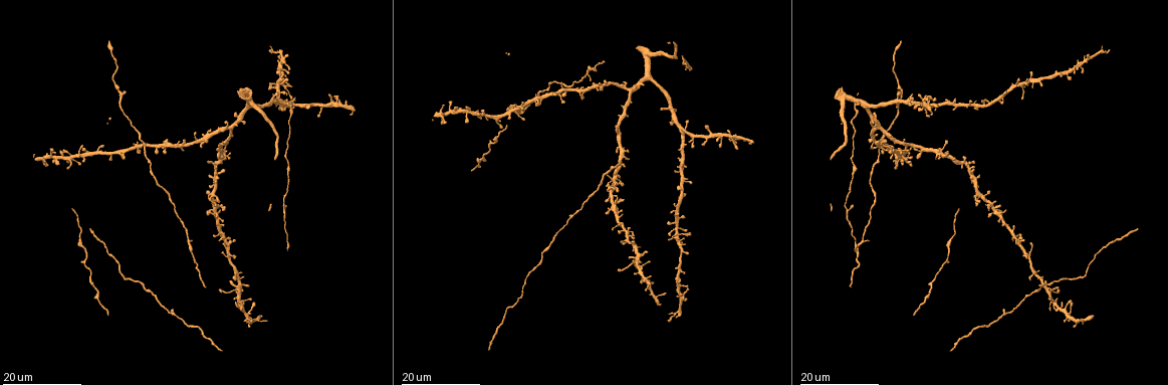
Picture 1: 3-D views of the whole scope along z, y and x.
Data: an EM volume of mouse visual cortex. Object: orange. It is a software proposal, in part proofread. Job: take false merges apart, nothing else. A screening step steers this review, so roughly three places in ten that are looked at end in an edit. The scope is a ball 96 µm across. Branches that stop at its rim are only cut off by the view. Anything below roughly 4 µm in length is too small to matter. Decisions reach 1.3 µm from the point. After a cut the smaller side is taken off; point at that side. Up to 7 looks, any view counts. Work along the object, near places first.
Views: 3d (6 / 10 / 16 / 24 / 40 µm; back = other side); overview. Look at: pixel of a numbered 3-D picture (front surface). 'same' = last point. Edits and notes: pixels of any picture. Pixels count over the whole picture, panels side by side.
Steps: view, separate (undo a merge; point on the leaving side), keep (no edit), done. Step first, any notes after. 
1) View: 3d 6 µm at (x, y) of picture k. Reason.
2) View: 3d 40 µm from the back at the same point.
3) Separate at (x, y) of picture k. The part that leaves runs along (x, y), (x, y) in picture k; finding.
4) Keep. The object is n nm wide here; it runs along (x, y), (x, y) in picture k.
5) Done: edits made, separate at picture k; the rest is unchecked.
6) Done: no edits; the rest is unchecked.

View: 3d 24 µm at (233, 288) of picture 1. Three arms meet.

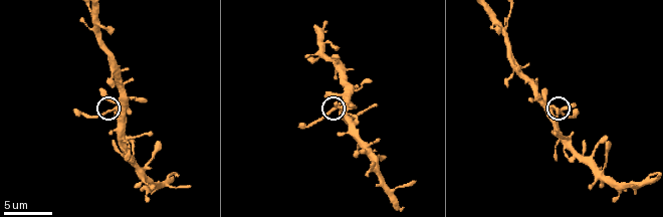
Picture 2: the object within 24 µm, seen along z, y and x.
View: 3d 10 µm at (336, 109) of picture 2.

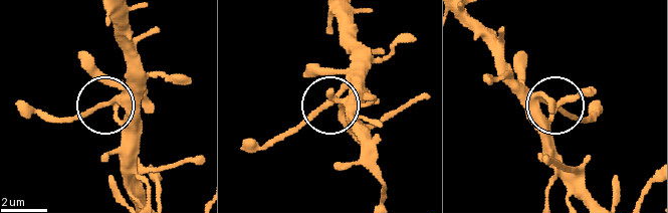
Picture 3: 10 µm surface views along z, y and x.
Keep. The side arm is 17 µm long; it runs along (106, 10), (126, 50), (126, 88), (106, 102), (120, 164) in picture 3; continuous, no second cell.

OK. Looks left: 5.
View: 3d 24 µm at (467, 112) of picture 1. A fork.

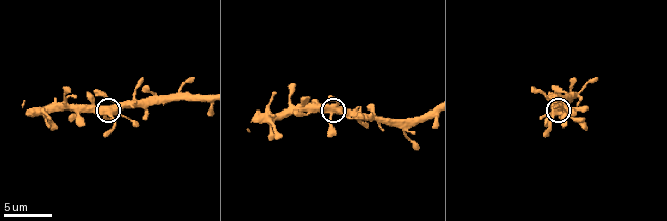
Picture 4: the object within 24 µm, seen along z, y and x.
View: 3d 10 µm at (332, 115) of picture 4. Closer look.

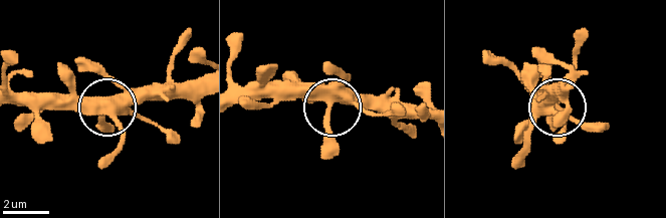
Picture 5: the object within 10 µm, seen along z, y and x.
Keep. All the same cell.

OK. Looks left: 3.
View: 3d 24 µm at (148, 146) of picture 1. Thin arm on a thick one.

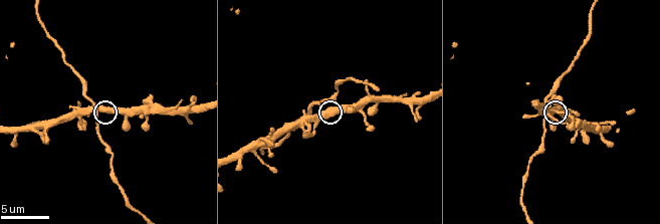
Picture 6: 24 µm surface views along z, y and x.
View: 3d 10 µm at (325, 112) of picture 6. Zoom in.

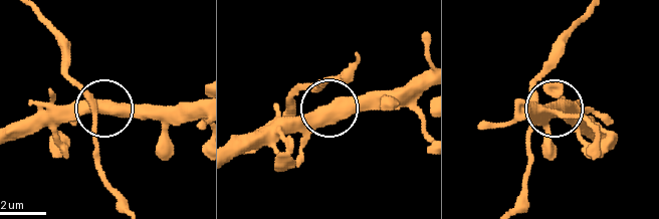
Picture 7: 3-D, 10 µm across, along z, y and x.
View: 3d 10 µm from the back at (334, 104) of picture 7.

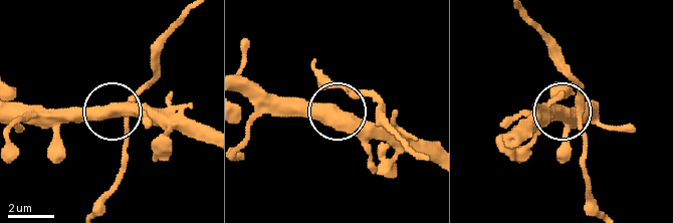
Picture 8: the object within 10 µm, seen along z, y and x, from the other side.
Keep. The side arm is 48 µm long; it runs along (242, 91), (334, 104), (352, 97), (352, 87) in picture 8; all the same cell.

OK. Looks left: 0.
Done: no edits; the rest is unchecked.

